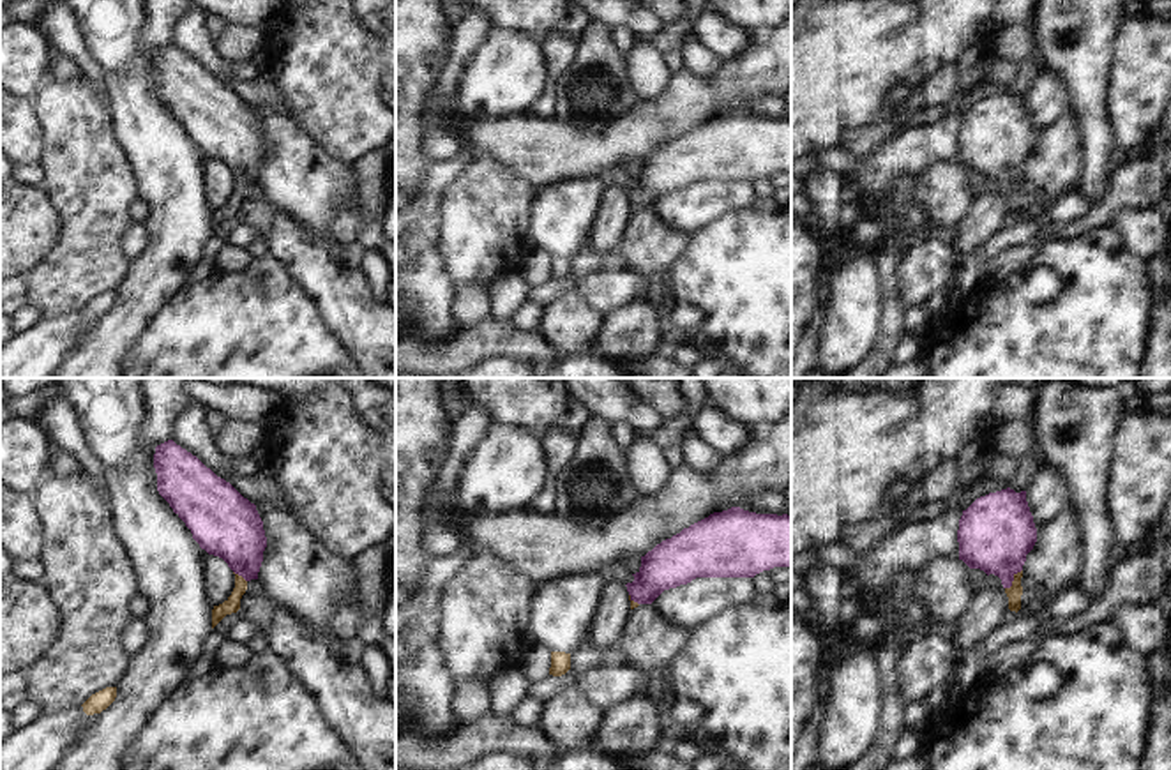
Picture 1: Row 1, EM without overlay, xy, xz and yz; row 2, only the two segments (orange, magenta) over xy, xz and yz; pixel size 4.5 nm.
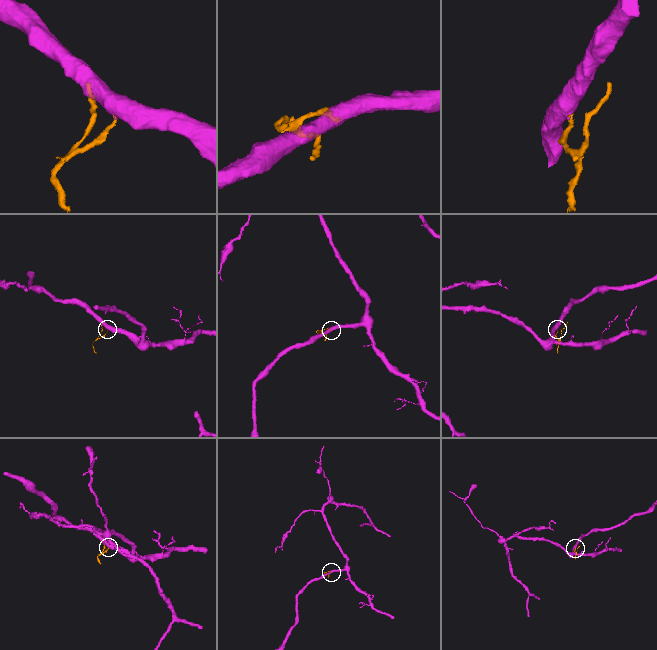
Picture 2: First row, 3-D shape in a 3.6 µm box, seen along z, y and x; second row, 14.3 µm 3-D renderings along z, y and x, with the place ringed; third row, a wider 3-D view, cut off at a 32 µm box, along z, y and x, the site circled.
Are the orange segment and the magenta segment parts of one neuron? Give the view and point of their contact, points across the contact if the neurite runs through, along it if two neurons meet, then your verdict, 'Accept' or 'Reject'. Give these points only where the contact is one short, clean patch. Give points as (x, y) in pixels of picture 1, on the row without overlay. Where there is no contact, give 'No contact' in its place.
Touches orange at yz (1014, 184). Path across: yz (1014, 196), (1014, 184), (997, 147), (997, 136). Accept

